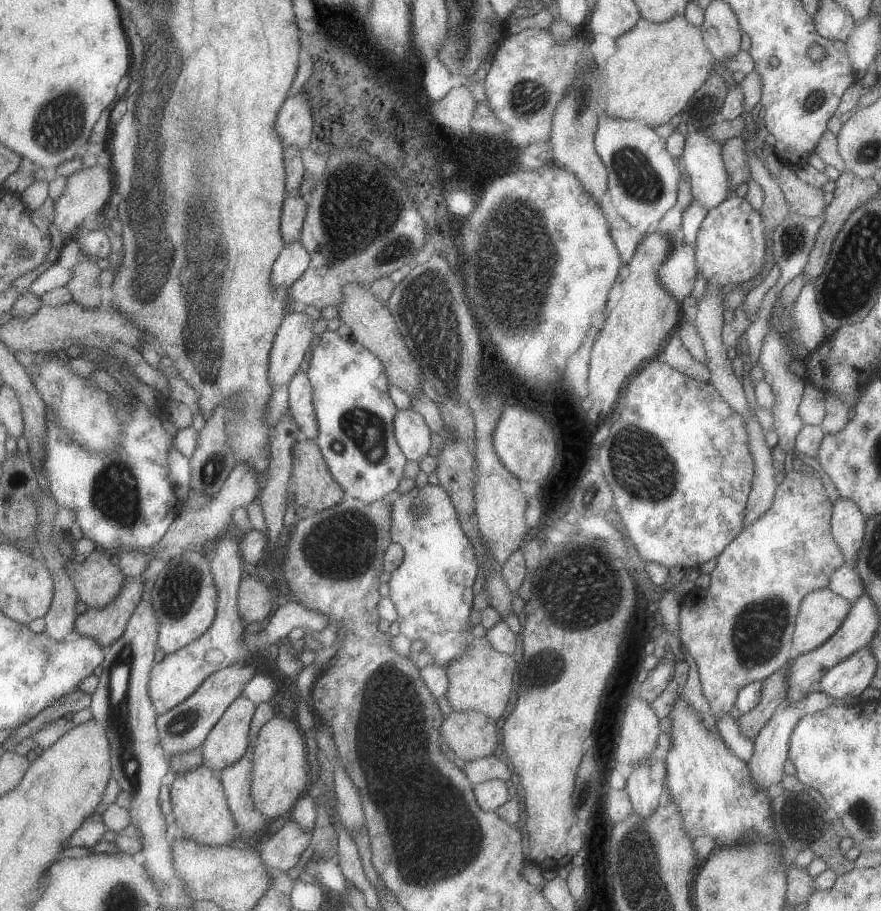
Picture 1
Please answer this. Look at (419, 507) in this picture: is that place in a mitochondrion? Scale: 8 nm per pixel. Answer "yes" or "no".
yes

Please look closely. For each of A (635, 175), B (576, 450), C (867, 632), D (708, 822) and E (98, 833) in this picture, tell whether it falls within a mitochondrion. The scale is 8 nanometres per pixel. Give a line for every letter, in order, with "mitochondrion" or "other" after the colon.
A: mitochondrion
B: other
C: other
D: other
E: other

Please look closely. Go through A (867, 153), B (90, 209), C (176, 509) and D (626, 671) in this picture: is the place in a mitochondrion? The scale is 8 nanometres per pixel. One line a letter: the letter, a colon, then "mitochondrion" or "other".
A: mitochondrion
B: other
C: other
D: other

